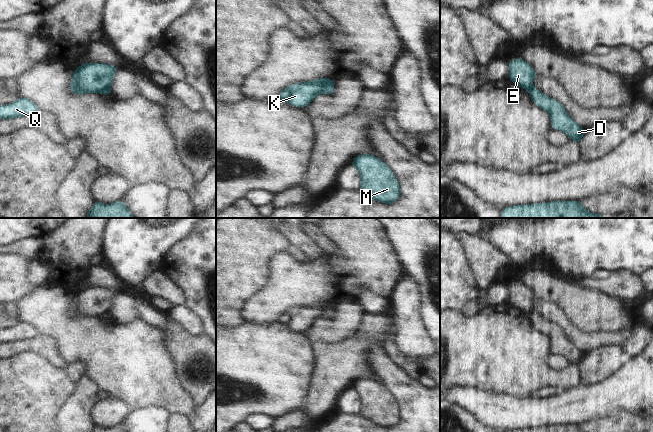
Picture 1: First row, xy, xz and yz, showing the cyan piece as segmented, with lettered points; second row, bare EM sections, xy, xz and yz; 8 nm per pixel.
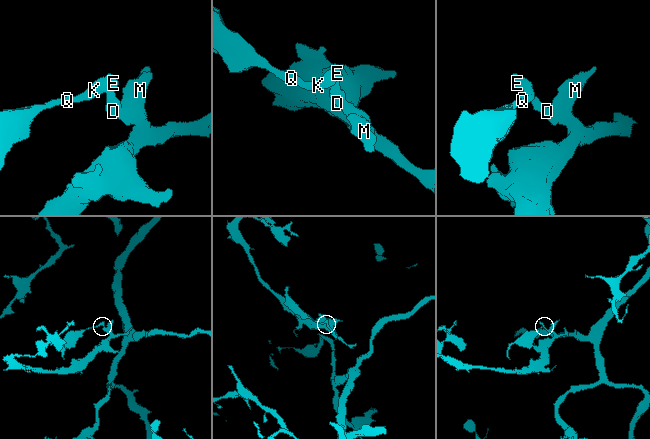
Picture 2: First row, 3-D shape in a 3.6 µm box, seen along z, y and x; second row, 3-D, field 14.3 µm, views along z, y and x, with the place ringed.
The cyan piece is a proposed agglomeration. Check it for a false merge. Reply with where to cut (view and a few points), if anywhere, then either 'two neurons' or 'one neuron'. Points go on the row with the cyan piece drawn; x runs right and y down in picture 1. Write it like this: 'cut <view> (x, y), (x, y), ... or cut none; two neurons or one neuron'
cut xz (331, 82), (322, 92); two neurons

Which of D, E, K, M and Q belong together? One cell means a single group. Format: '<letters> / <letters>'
D M / E K Q

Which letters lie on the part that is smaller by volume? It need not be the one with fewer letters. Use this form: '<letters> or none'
E, K, Q

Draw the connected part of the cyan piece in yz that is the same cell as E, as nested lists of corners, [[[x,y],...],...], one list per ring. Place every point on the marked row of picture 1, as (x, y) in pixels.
[[[522,58],[511,60],[508,64],[509,79],[523,89],[530,90],[533,85],[534,77],[537,74],[536,71]]]

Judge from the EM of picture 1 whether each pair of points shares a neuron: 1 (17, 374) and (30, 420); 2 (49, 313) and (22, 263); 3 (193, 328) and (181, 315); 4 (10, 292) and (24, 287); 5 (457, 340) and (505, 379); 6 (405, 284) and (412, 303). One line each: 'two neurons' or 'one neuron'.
1: one neuron
2: two neurons
3: one neuron
4: one neuron
5: one neuron
6: one neuron

